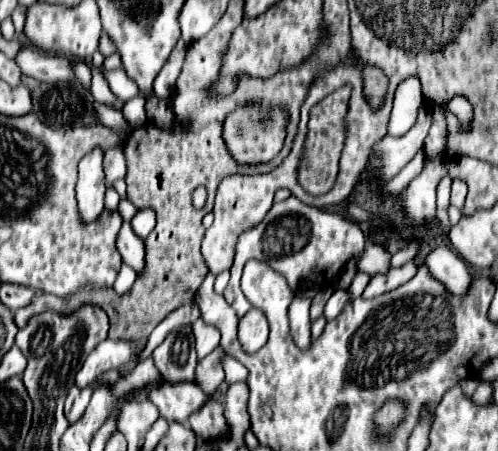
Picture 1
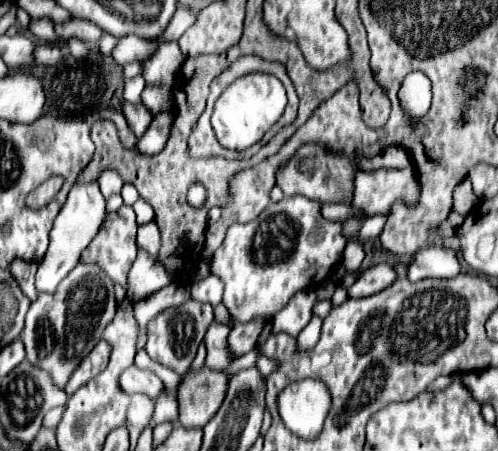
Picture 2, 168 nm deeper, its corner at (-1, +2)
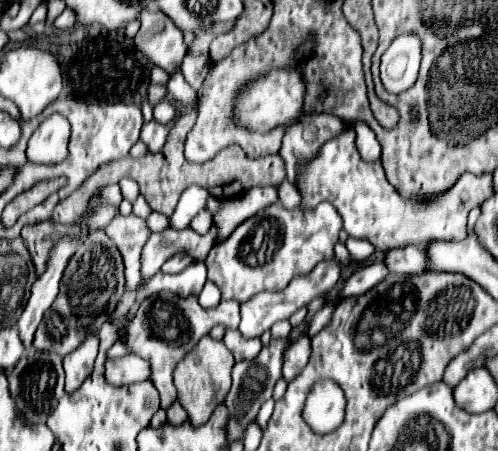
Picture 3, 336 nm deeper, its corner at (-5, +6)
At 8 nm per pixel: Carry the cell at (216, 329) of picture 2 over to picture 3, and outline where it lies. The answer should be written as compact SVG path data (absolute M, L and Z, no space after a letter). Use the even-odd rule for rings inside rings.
M227 330L223 342L227 344L227 348L233 352L235 362L239 360L253 360L259 354L259 348L263 346L259 338L243 338L239 330Z

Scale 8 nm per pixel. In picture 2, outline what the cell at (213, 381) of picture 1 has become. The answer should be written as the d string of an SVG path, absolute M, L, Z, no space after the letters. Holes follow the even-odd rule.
M255 318L247 324L235 324L229 338L227 338L227 346L229 346L229 352L239 358L243 354L247 354L249 350L253 350L255 346L255 340L259 338L261 330L265 326L265 318Z

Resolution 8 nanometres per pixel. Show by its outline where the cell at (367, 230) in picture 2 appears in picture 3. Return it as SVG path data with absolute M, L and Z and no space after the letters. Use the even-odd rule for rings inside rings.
M347 238L345 246L353 254L353 260L359 260L359 262L367 260L373 254L373 250L375 250L367 240L353 240L353 238Z

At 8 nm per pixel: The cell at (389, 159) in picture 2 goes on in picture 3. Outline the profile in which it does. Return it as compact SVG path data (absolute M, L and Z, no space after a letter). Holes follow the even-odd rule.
M355 122L355 132L357 132L357 150L363 160L379 160L381 158L381 144L375 138L375 132L363 124Z

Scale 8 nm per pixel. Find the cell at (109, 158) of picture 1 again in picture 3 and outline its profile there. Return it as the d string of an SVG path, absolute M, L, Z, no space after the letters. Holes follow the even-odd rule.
M123 178L119 184L121 184L123 198L127 198L129 202L135 202L137 196L139 196L139 186L137 186L137 182L133 182L133 180L129 180L129 178Z

